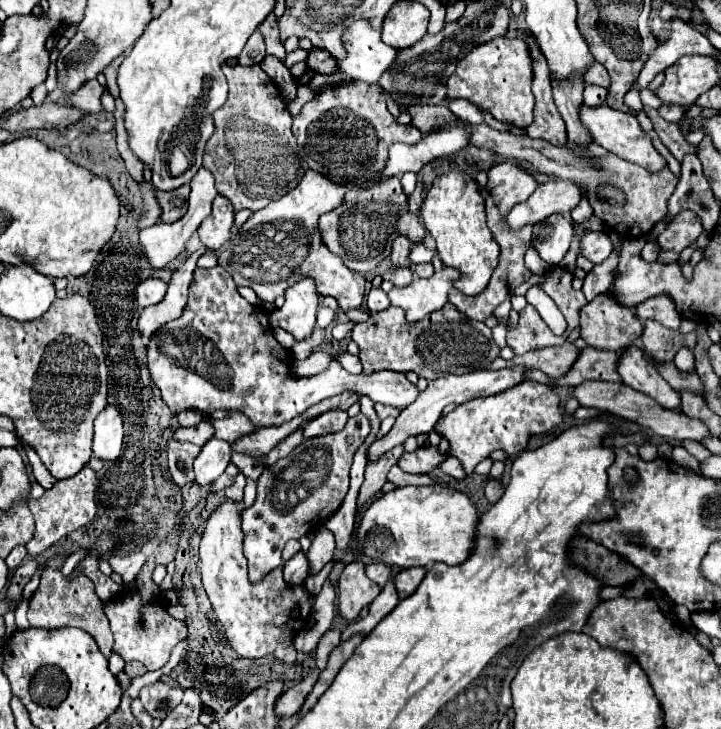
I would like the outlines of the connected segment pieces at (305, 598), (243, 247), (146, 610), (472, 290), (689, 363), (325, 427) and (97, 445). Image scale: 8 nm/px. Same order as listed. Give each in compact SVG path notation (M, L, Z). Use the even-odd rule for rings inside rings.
M225 499L207 519L205 531L199 543L201 557L201 579L203 587L209 595L209 601L225 627L225 637L233 651L241 657L265 657L275 655L285 663L295 663L295 635L307 627L315 595L311 595L305 585L287 587L283 581L269 581L269 585L249 583L247 579L247 563L243 555L243 531L241 531L241 511L237 509L237 501ZM305 607L305 619L303 619Z
M307 171L301 183L283 195L281 199L269 203L265 209L253 213L237 235L225 243L219 251L219 265L231 273L237 285L251 287L261 301L273 303L287 287L295 285L305 277L313 277L317 291L321 295L333 295L339 301L341 309L359 307L363 303L365 277L361 273L349 271L343 261L333 255L321 241L317 219L341 205L343 195L351 185L335 185L327 177Z
M123 591L121 597L105 601L105 613L115 635L113 651L119 653L125 661L143 663L147 671L161 669L169 661L173 647L187 637L187 625L183 621L175 621L173 617L169 617L161 601L141 605L137 591ZM137 623L141 623L141 629L137 629Z
M459 171L437 175L421 205L421 221L427 233L435 239L441 261L463 273L455 287L465 295L481 293L487 287L493 269L497 267L499 245L487 227L485 203L477 181L471 175L463 175Z
M681 347L675 355L675 361L679 371L685 371L685 373L695 373L695 359L693 359L693 351L687 349L687 347Z
M327 411L325 415L319 415L317 419L309 419L309 423L305 423L303 427L303 433L305 437L335 433L335 431L341 431L345 423L347 423L347 411Z
M107 405L95 419L93 457L101 461L117 461L123 451L123 421L117 407Z

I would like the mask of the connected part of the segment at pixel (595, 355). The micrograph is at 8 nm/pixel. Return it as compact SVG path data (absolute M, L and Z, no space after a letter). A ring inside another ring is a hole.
M585 347L579 357L577 363L573 363L569 375L565 375L565 379L551 379L551 383L555 387L575 387L587 379L601 379L601 381L621 381L619 373L617 373L617 359L619 353L615 351L601 351L601 349L593 349L593 347Z

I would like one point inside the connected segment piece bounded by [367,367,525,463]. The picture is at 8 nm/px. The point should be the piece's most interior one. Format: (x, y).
(419, 417)

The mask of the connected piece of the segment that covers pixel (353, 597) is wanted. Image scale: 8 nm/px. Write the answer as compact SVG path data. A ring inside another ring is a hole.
M349 563L339 577L339 603L337 609L347 621L355 621L359 611L381 593L381 587L365 575L365 563Z

